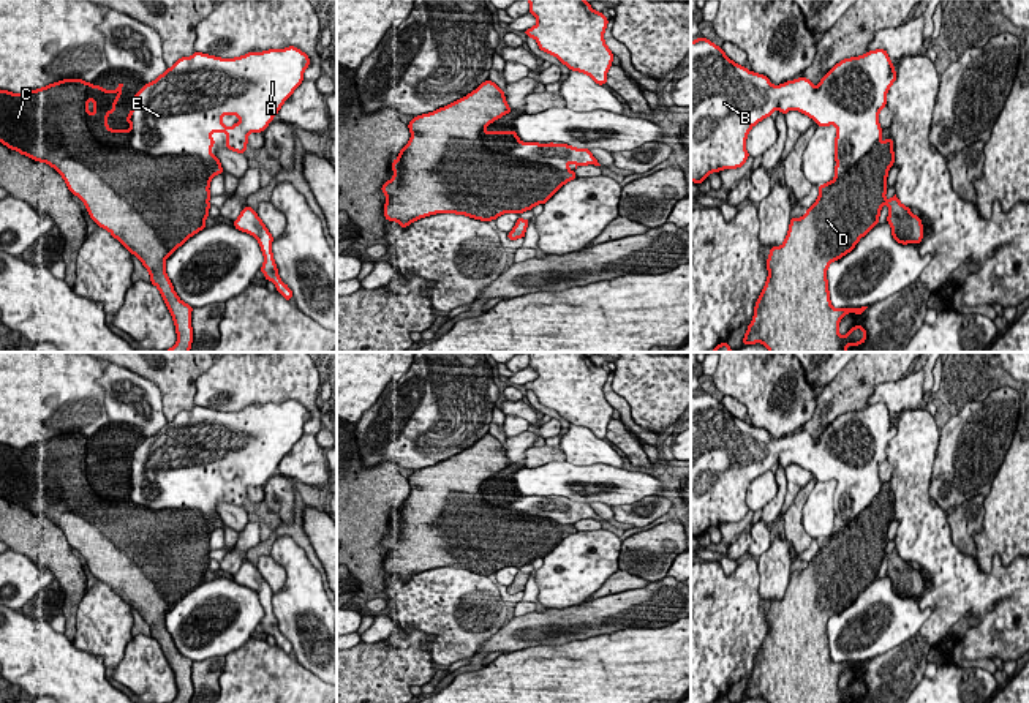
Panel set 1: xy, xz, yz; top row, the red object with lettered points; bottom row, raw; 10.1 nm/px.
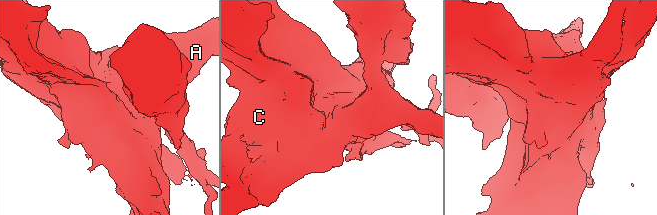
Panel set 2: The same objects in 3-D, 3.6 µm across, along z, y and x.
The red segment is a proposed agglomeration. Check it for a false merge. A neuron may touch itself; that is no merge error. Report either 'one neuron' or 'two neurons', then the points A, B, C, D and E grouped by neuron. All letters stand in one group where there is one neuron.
two neurons | A B E / C D

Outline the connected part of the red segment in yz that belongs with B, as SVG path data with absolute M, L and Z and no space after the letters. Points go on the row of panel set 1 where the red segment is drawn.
M697 38L691 43L691 182L702 183L711 172L741 167L749 158L746 137L751 128L770 117L773 111L781 111L786 115L790 109L811 117L817 126L835 125L838 128L835 137L835 175L861 171L871 164L871 161L863 163L861 158L868 156L880 141L884 130L879 125L879 112L887 106L887 92L895 81L896 71L887 51L877 49L860 57L841 60L820 79L817 87L803 76L773 85L767 76L752 73L732 62L714 43L707 38Z

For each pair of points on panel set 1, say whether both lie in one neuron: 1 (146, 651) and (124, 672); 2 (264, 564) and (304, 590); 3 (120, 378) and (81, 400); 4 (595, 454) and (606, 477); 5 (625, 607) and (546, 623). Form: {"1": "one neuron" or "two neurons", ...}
{"1": "one neuron", "2": "two neurons", "3": "two neurons", "4": "two neurons", "5": "one neuron"}

